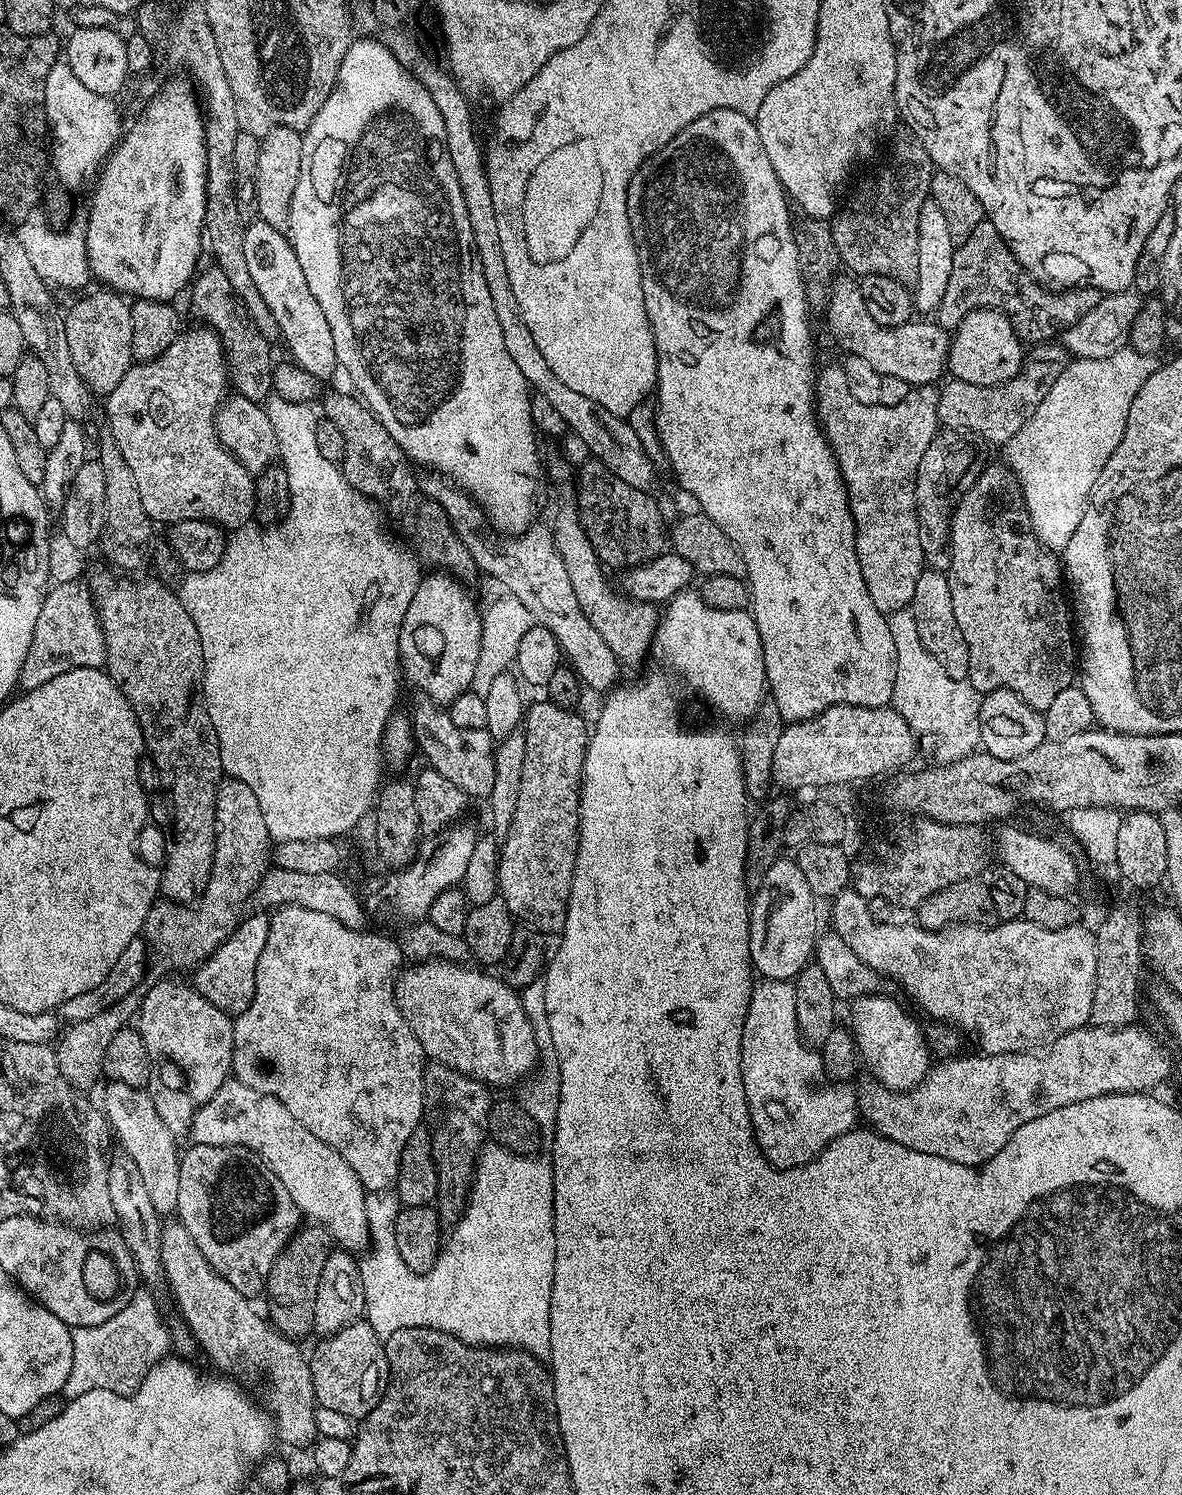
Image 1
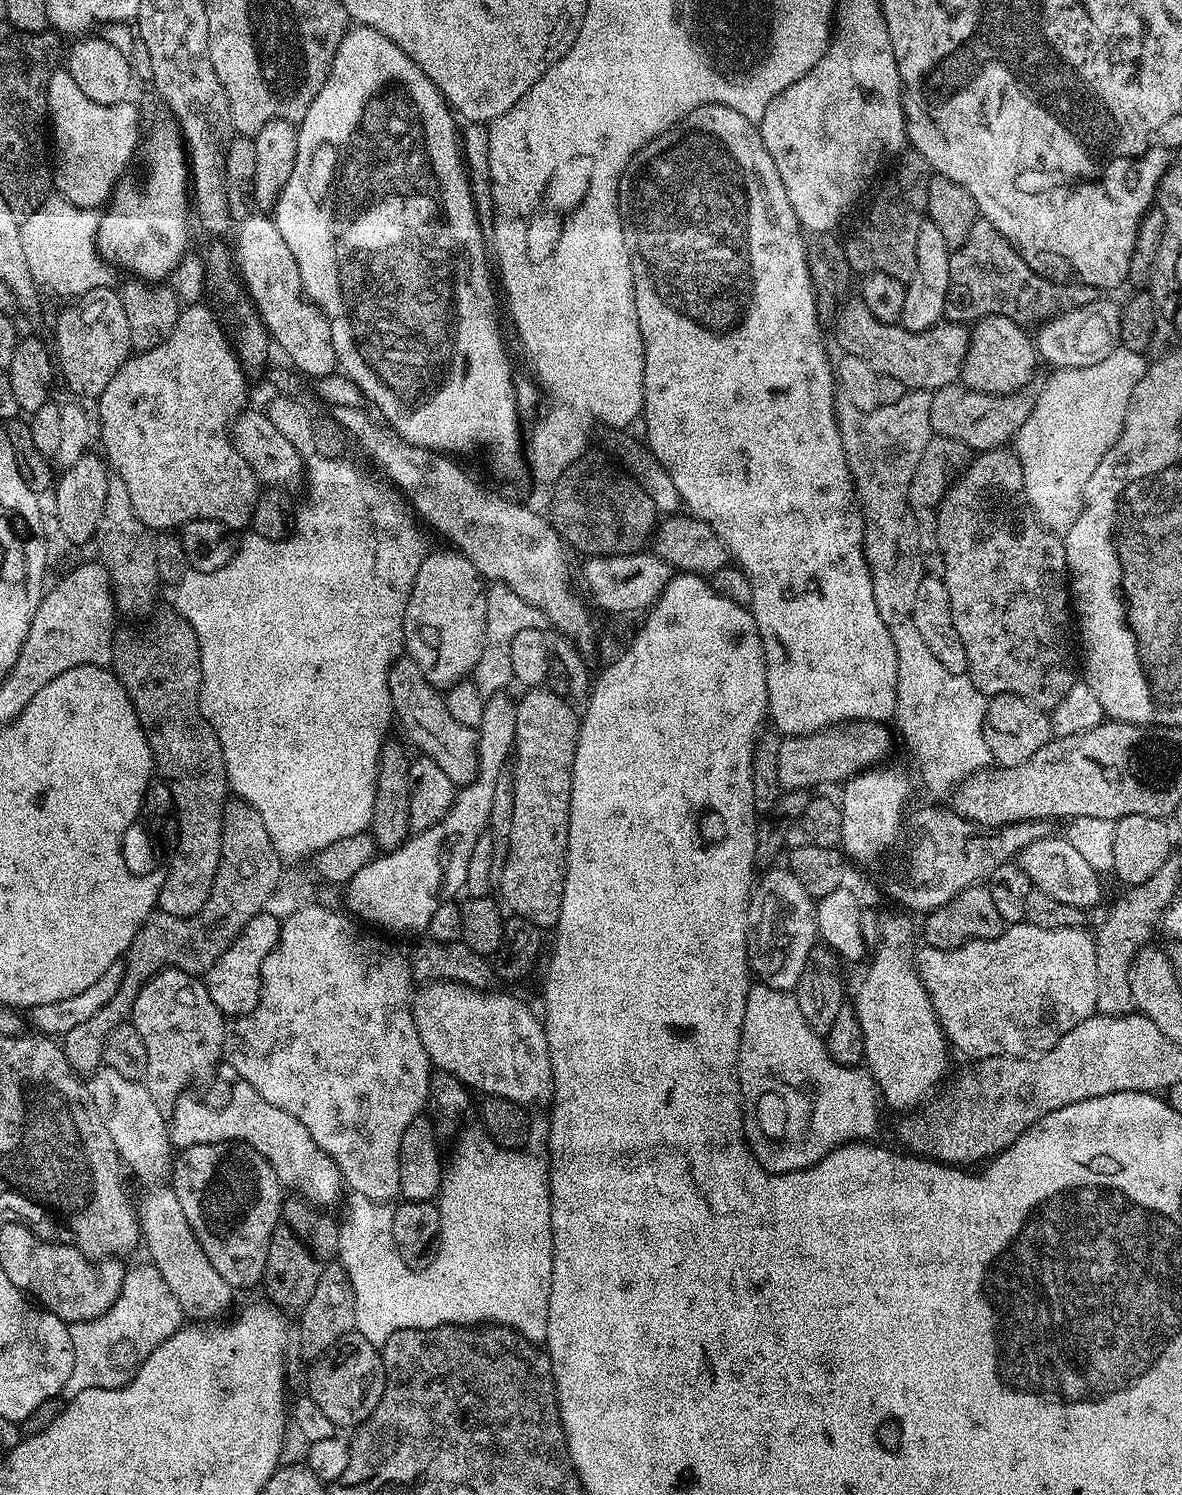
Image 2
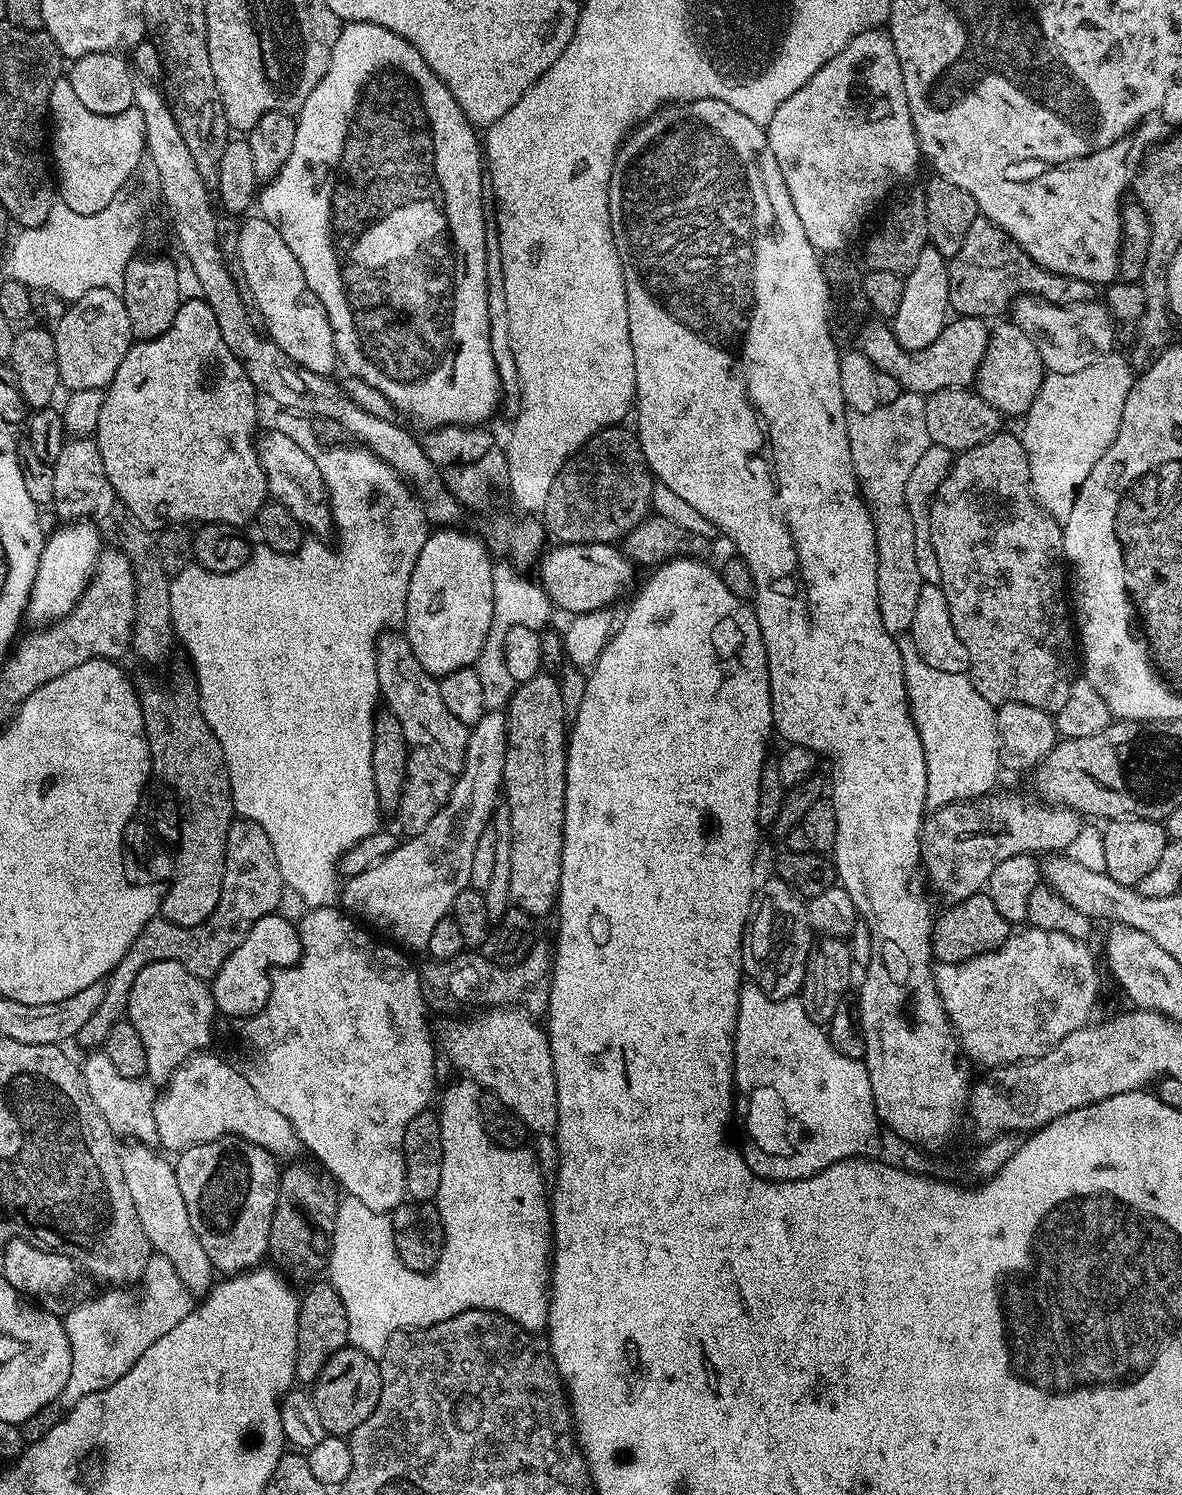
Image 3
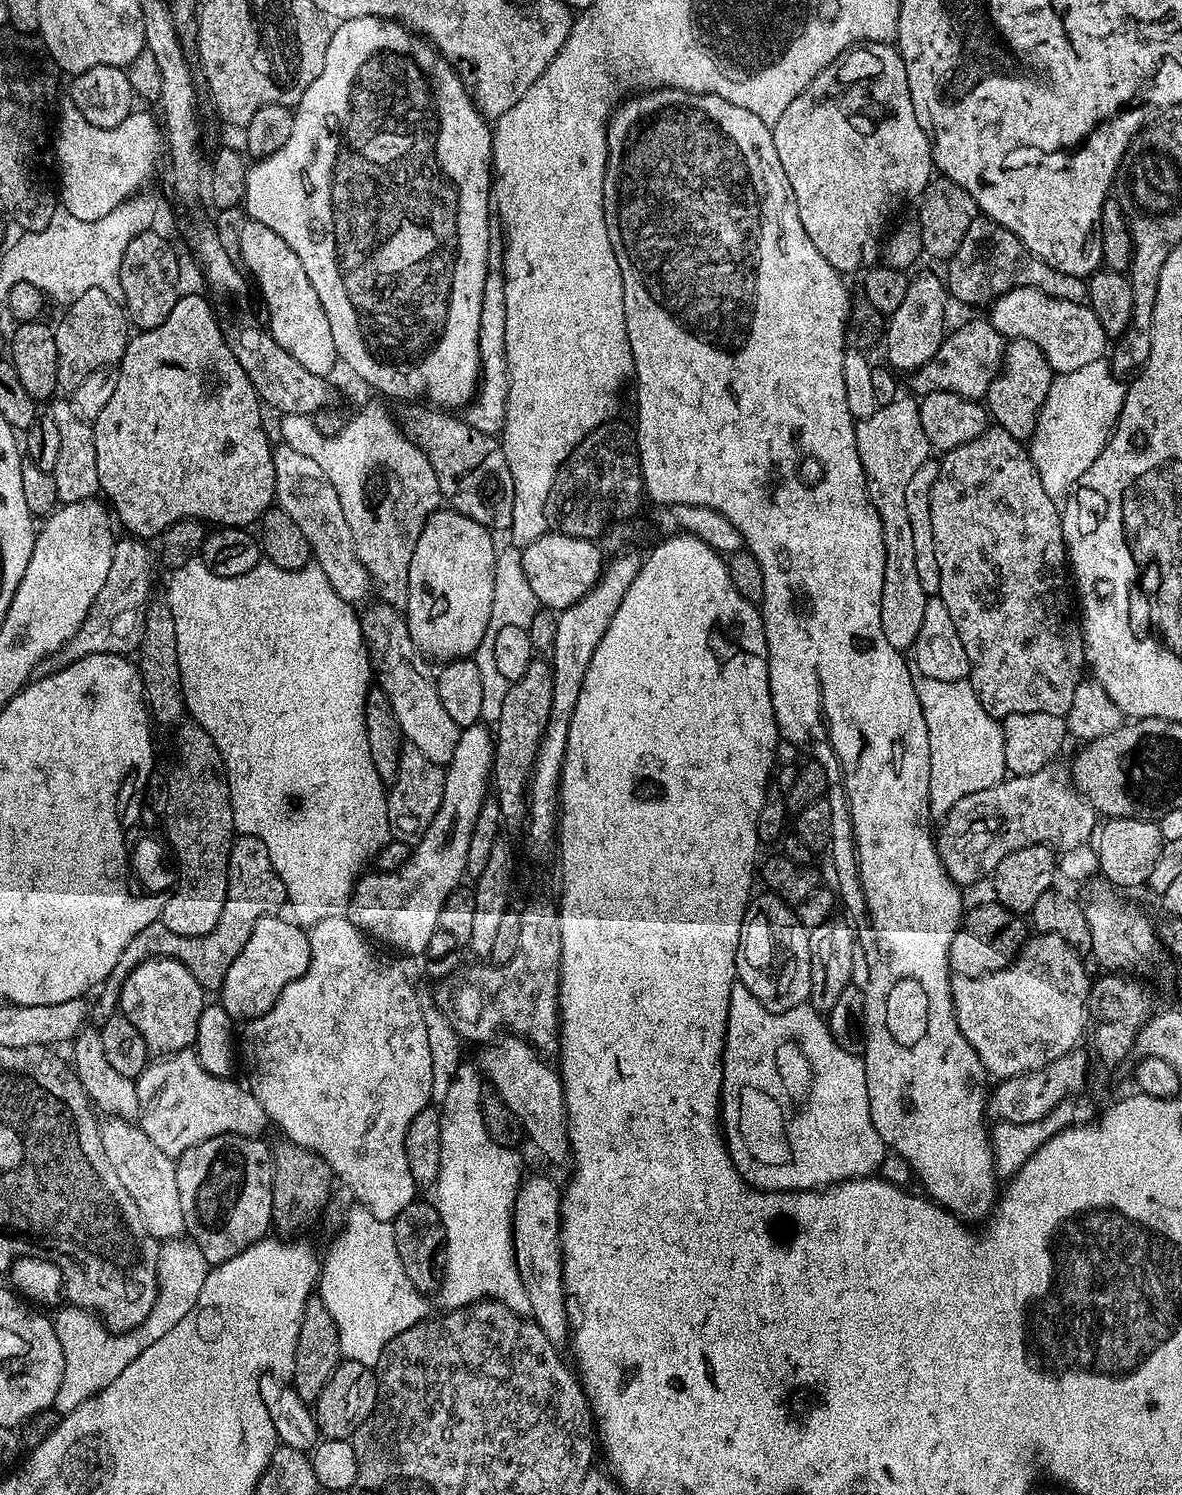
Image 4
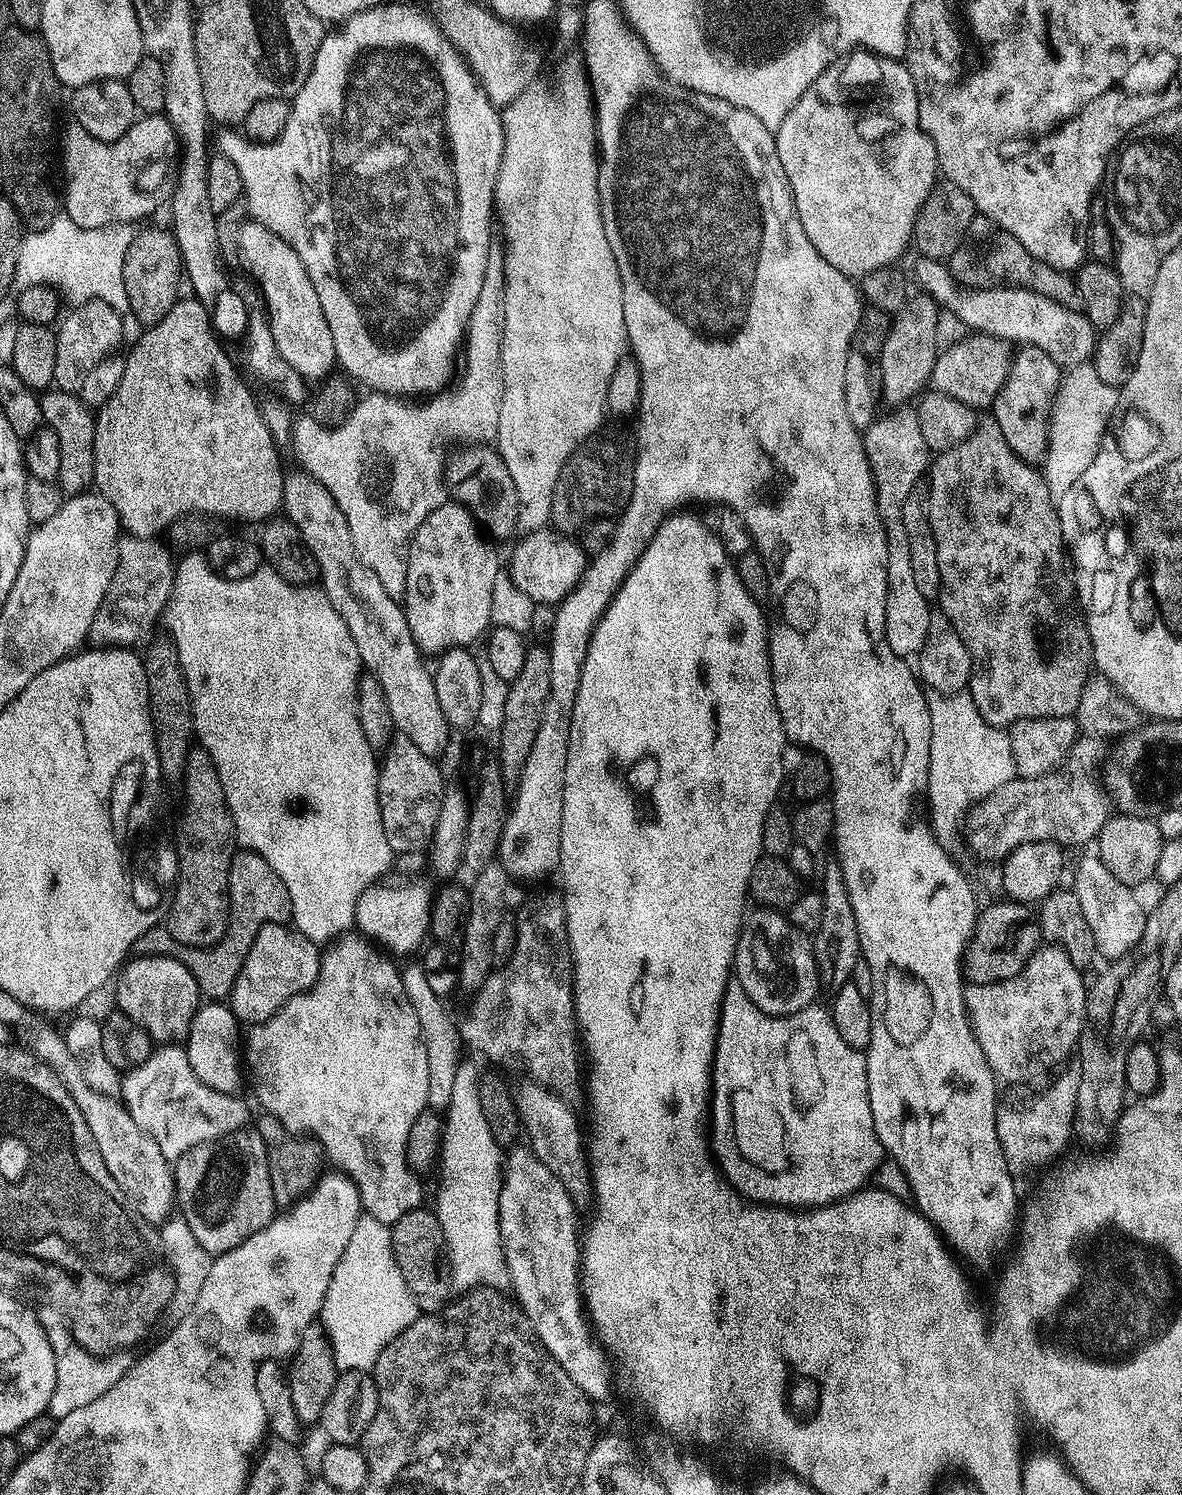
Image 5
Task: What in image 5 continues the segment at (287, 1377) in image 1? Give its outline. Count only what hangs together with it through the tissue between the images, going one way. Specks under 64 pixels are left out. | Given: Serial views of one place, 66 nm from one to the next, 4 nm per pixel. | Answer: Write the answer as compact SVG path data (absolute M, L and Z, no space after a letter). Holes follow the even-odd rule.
M40 1024L37 1028L30 1029L26 1048L29 1052L33 1052L43 1064L49 1064L58 1074L60 1081L64 1083L66 1090L74 1098L78 1110L82 1110L84 1121L102 1154L102 1162L106 1162L106 1170L110 1170L114 1182L118 1182L120 1189L127 1194L132 1207L136 1208L138 1214L142 1214L142 1218L146 1218L149 1224L153 1226L163 1224L174 1212L176 1181L173 1165L162 1154L162 1150L158 1150L158 1142L154 1142L154 1138L150 1138L150 1134L146 1130L142 1130L142 1126L138 1126L138 1122L134 1122L134 1118L130 1118L128 1109L119 1099L98 1093L82 1079L82 1070L78 1070L78 1062L74 1058L74 1054L70 1054L70 1050L66 1050L66 1042L59 1027L51 1028L48 1024Z

